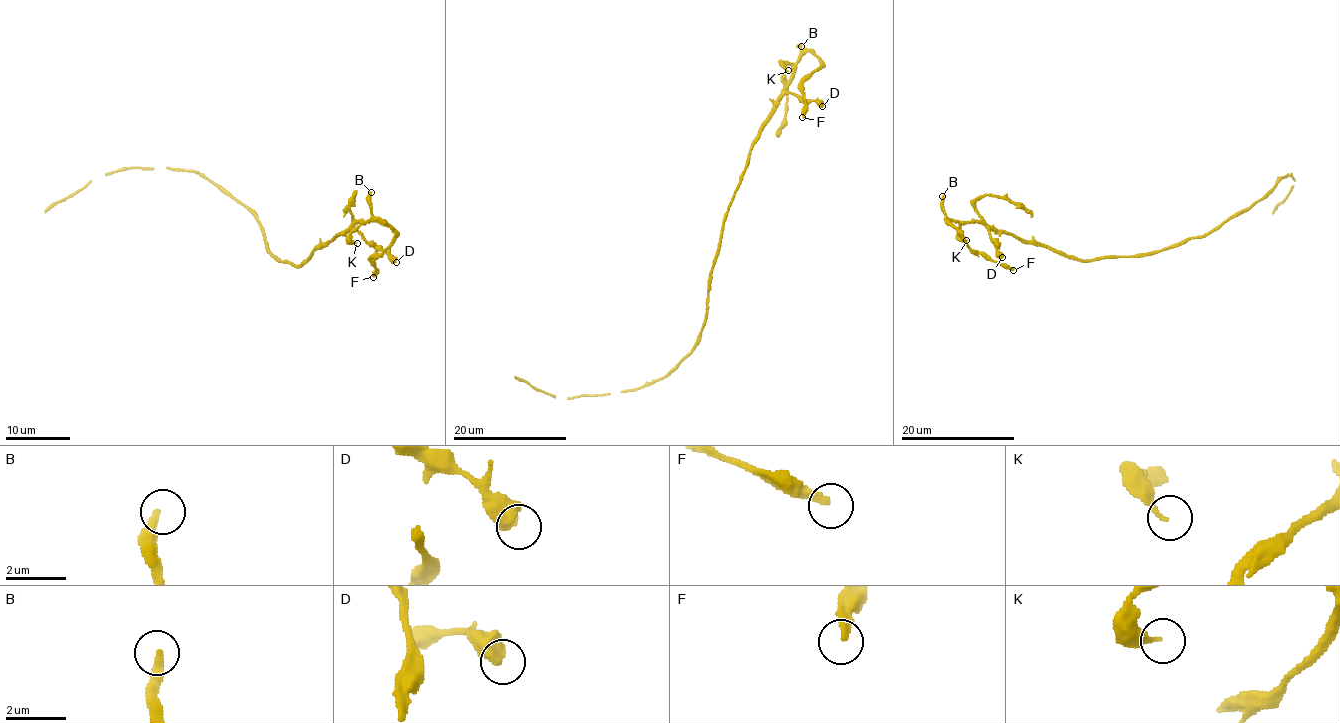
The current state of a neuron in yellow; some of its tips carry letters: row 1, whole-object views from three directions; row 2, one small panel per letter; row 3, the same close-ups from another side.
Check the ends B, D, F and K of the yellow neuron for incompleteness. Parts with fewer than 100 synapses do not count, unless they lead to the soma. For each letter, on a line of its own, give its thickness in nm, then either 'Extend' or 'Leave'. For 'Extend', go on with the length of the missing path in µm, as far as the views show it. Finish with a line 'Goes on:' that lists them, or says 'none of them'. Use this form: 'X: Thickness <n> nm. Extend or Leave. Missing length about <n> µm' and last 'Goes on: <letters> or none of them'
B: Thickness 280 nm. Leave
D: Thickness 550 nm. Leave
F: Thickness 240 nm. Leave
K: Thickness 160 nm. Leave
Goes on: none of them

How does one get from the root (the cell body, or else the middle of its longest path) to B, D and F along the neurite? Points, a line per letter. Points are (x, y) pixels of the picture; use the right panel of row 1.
B: (1146, 253), (1073, 259), (998, 233), (981, 222), (952, 220), (944, 212), (942, 196)
D: (1146, 253), (1079, 260), (1043, 246), (1026, 243), (1012, 234), (989, 230), (1002, 257)
F: (1146, 253), (1079, 260), (998, 233), (981, 222), (946, 222), (972, 250), (1013, 270)

